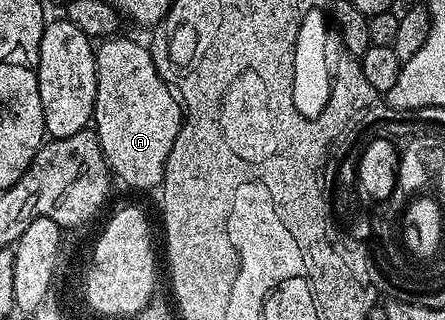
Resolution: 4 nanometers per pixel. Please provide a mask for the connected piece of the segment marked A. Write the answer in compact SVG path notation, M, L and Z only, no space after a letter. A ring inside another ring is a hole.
M121 35L102 39L96 45L97 89L91 124L109 163L110 173L133 188L156 189L165 179L165 163L175 146L175 138L183 123L182 108L174 89L166 84L159 74L152 51L146 45L144 48L143 45Z

